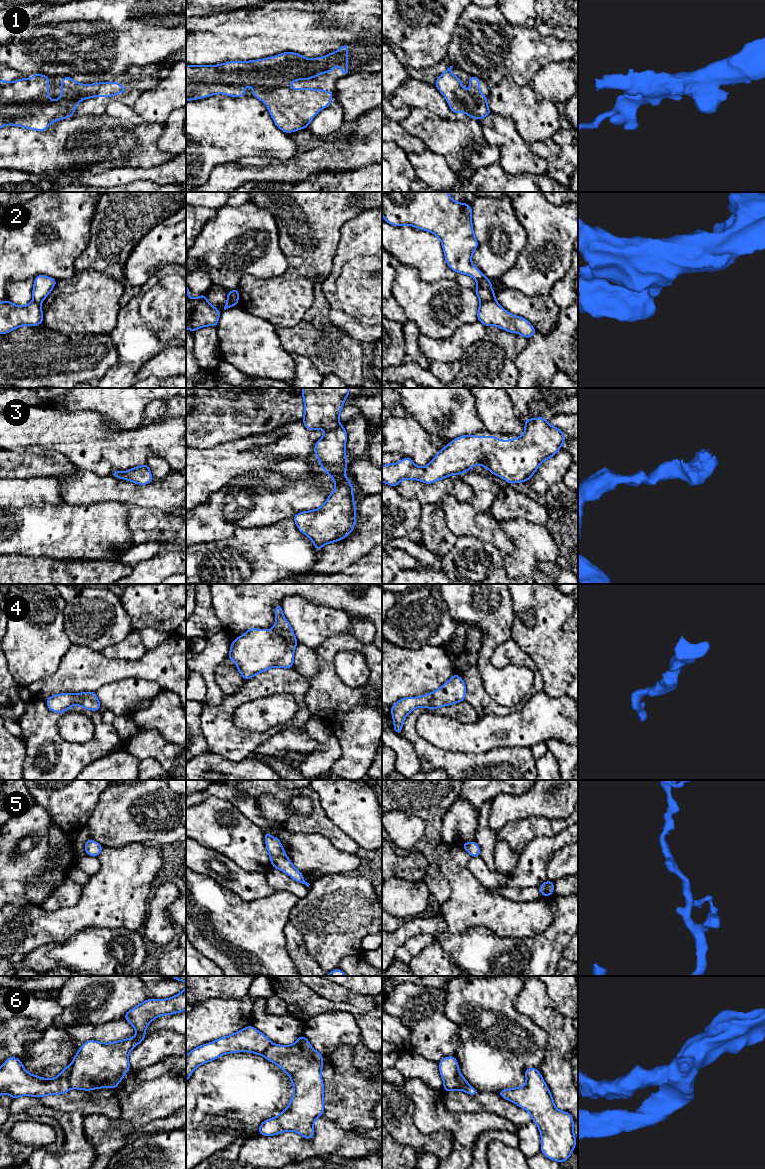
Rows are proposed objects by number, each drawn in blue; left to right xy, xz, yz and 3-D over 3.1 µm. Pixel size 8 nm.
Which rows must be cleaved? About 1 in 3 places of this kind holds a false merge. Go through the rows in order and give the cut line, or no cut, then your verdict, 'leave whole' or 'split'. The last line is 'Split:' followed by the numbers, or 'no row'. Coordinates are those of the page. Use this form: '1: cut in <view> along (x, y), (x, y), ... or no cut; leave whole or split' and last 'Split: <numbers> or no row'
1: no cut; leave whole
2: cut in xz along (230, 291), (230, 296), (235, 305); split
3: no cut; leave whole
4: no cut; leave whole
5: no cut; leave whole
6: cut in xy along (71, 1064), (69, 1072), (70, 1087); split
Split: 2, 6

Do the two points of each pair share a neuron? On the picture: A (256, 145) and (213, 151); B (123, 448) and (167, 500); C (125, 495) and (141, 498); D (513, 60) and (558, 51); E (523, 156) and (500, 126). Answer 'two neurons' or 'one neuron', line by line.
A: one neuron
B: two neurons
C: one neuron
D: one neuron
E: one neuron

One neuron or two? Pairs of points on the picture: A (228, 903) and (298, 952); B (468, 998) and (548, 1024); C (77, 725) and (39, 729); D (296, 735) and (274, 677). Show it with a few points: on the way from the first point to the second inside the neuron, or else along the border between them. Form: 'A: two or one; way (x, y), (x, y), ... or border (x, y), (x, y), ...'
A: two; border (288, 921), (284, 927), (285, 947), (294, 965)
B: two; border (515, 997), (514, 1007), (546, 1032)
C: two; border (61, 713), (58, 732), (64, 739), (75, 743)
D: two; border (292, 726), (304, 727)

